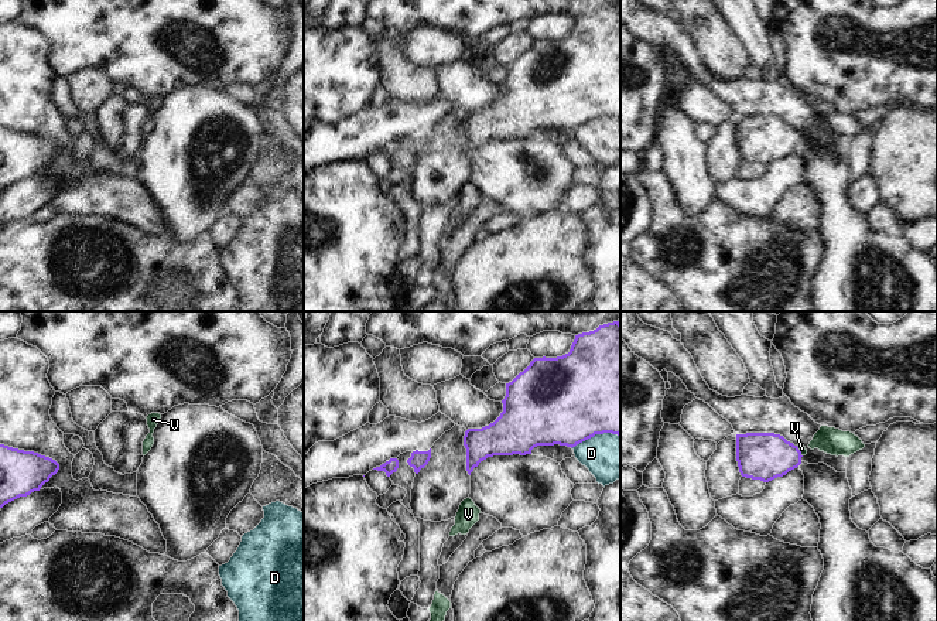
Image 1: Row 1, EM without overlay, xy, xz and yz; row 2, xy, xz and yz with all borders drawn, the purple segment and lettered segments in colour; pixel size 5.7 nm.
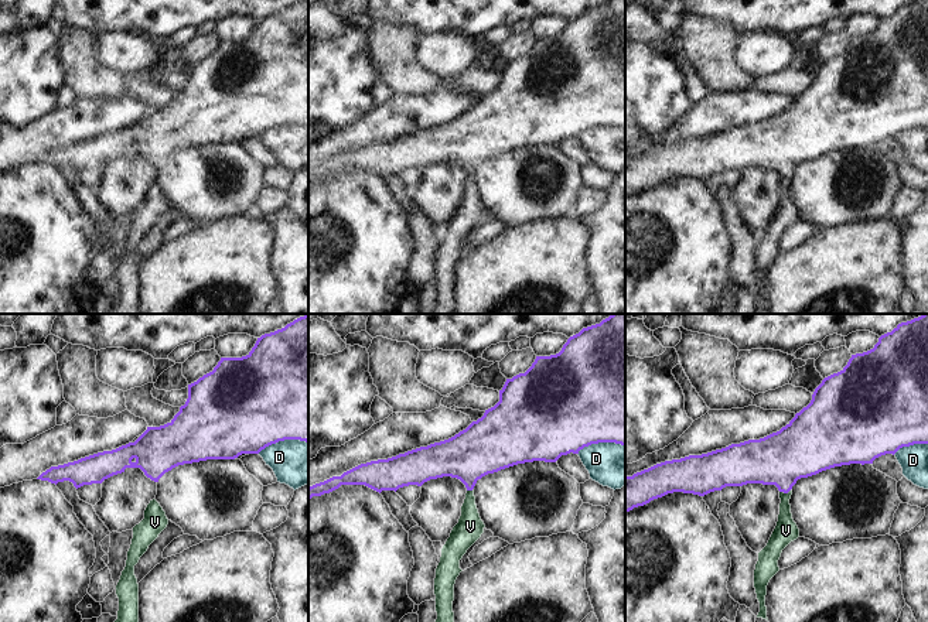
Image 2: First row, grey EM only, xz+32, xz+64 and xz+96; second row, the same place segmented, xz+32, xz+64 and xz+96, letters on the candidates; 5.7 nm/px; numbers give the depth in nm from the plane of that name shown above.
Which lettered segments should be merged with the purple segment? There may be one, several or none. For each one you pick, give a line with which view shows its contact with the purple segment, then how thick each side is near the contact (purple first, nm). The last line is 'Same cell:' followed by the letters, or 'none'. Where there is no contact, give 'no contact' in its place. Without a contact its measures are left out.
V: meets purple in yz; 280 nm thick on the purple side, 40 nm on the other
Same cell: V

